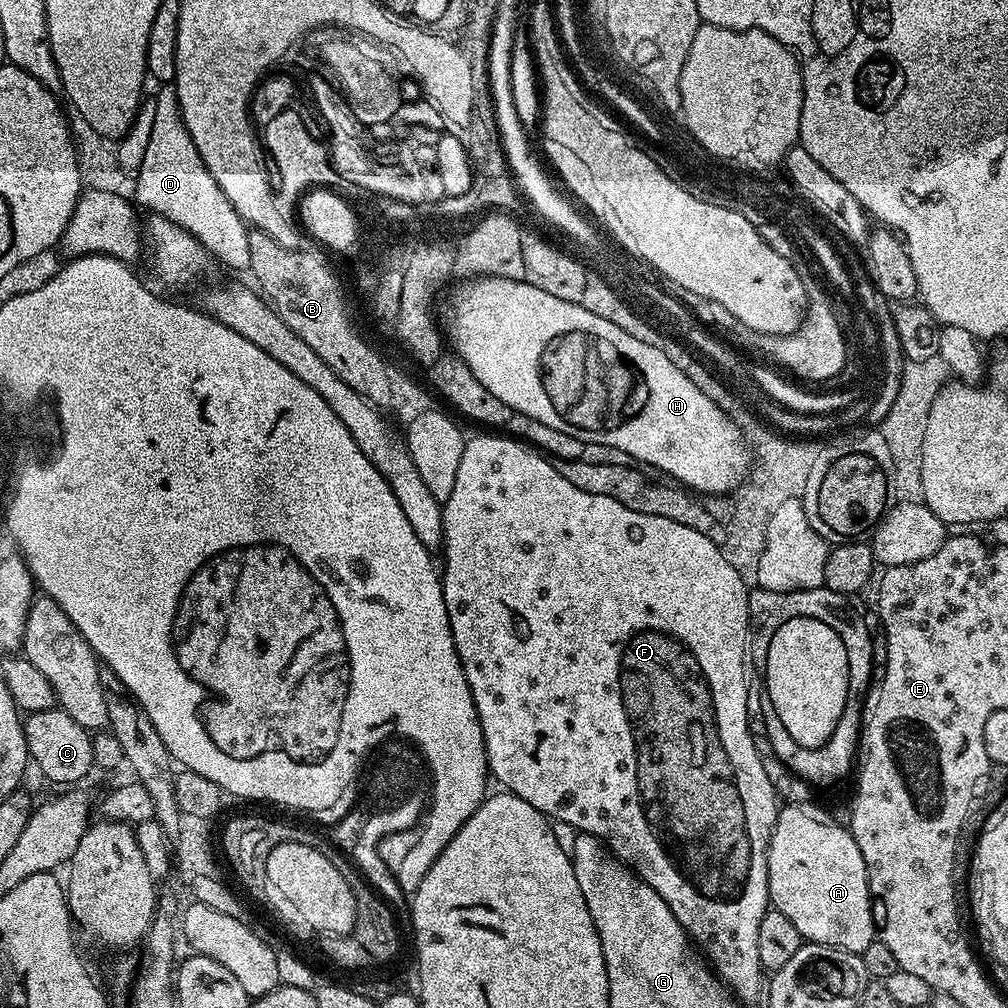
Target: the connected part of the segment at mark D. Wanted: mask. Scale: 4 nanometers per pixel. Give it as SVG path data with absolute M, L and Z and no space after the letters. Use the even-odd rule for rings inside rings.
M175 83L159 85L158 91L160 93L154 96L154 127L150 133L146 158L142 158L140 171L134 176L135 203L141 209L148 208L144 210L170 218L185 228L191 236L198 238L198 242L202 242L202 246L219 263L221 260L228 268L247 269L250 262L249 225L236 213L226 194L222 194L218 182L210 178L210 170L206 170L198 154L198 146L194 146L194 138L190 138L190 130L186 130Z

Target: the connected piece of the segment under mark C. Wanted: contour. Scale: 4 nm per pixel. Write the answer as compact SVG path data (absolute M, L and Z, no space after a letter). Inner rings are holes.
M59 706L41 712L29 712L23 717L24 737L31 761L52 782L72 786L74 782L86 777L93 771L94 760L91 733L78 726L70 714L66 714Z

